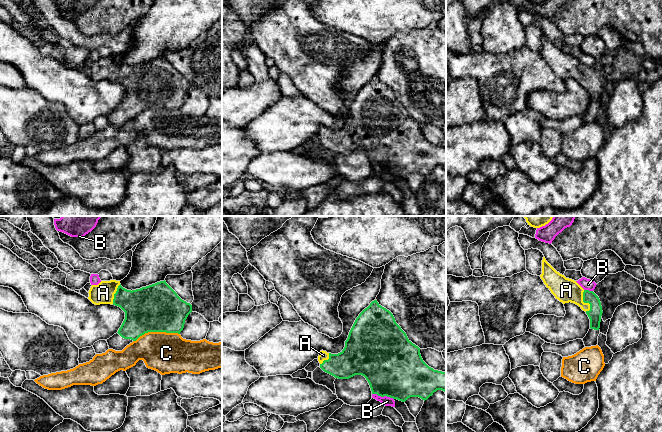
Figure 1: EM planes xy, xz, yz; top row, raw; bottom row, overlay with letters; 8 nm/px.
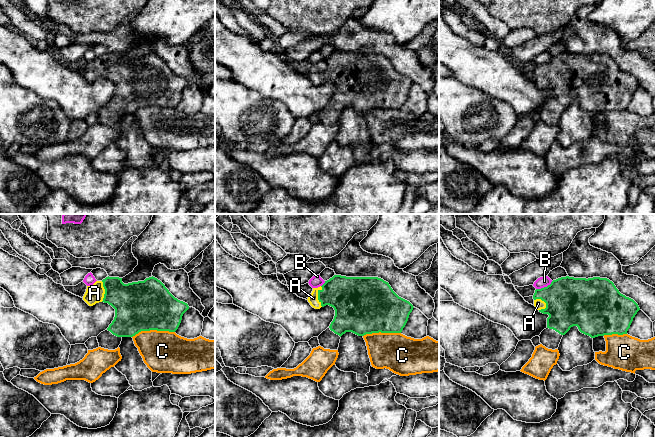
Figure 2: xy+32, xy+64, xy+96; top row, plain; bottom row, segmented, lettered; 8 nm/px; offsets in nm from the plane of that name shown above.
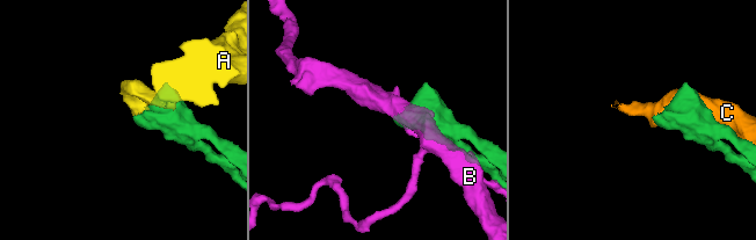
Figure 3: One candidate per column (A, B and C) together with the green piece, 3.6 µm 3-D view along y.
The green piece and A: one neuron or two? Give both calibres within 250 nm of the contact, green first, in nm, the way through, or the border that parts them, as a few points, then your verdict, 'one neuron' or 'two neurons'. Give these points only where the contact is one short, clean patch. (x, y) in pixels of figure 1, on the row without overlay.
calibres 110 and 200 nm; way yz (595, 88), (584, 78), (576, 70), (566, 66); one neuron

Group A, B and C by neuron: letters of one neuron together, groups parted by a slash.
A / B / C

